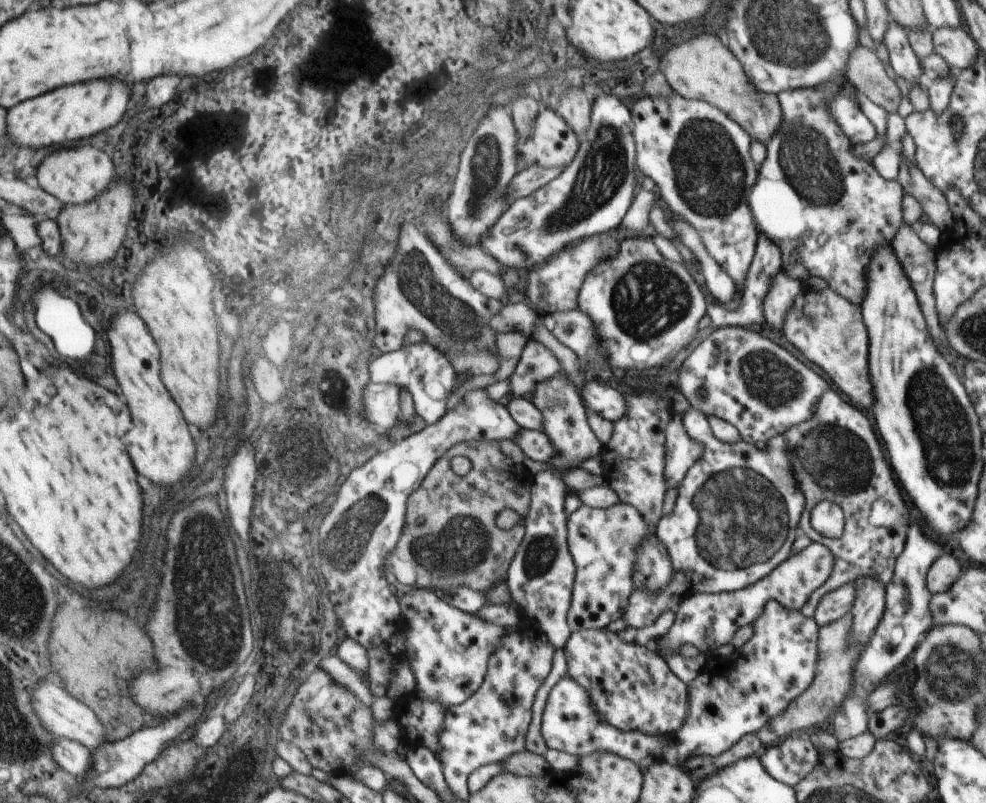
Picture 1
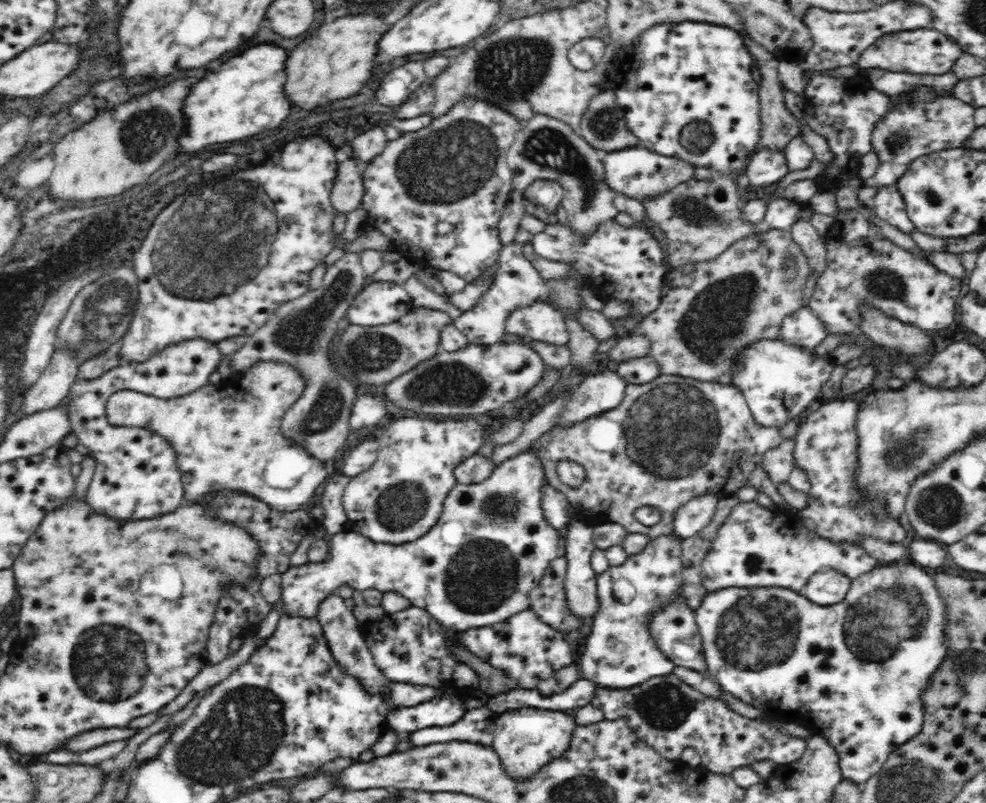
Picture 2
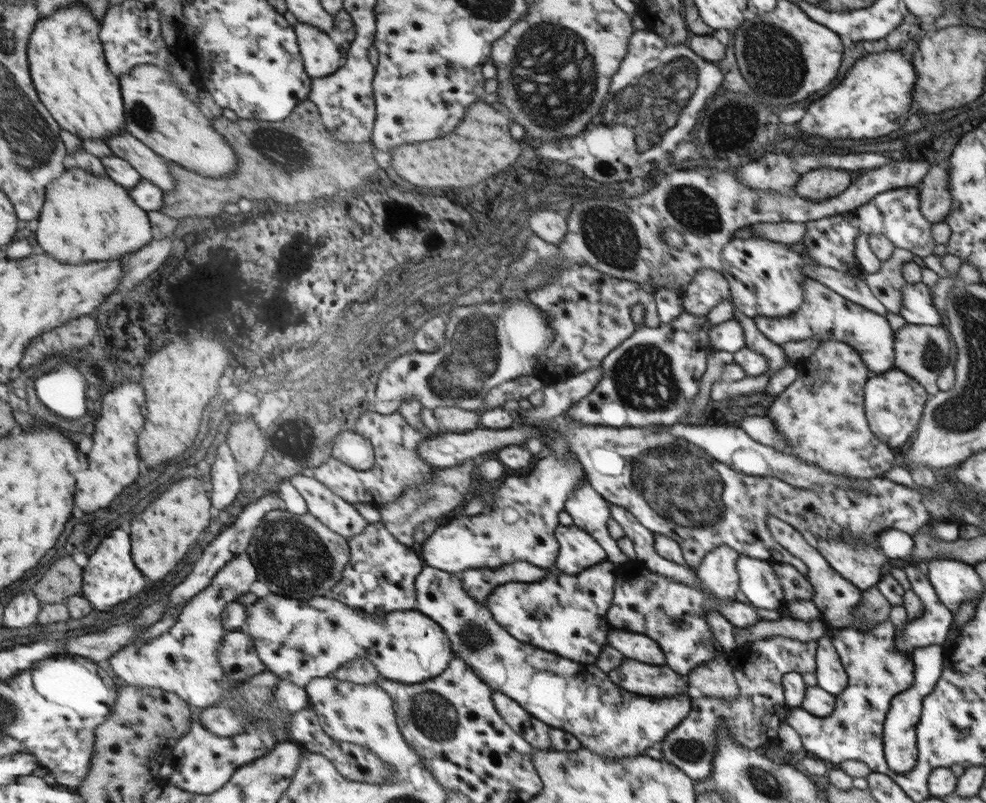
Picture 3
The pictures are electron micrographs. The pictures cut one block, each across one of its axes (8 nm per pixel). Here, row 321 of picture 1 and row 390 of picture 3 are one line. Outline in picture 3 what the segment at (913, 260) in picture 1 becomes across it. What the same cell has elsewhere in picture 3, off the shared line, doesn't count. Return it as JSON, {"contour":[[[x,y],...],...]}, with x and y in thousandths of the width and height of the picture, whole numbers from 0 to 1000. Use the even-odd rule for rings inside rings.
{"contour":[[[919,403],[908,412],[908,458],[917,462],[925,472],[929,472],[943,491],[951,488],[951,471],[953,471],[954,458],[959,452],[969,456],[972,446],[972,433],[968,426],[961,423],[961,416],[953,405],[927,405]]]}

